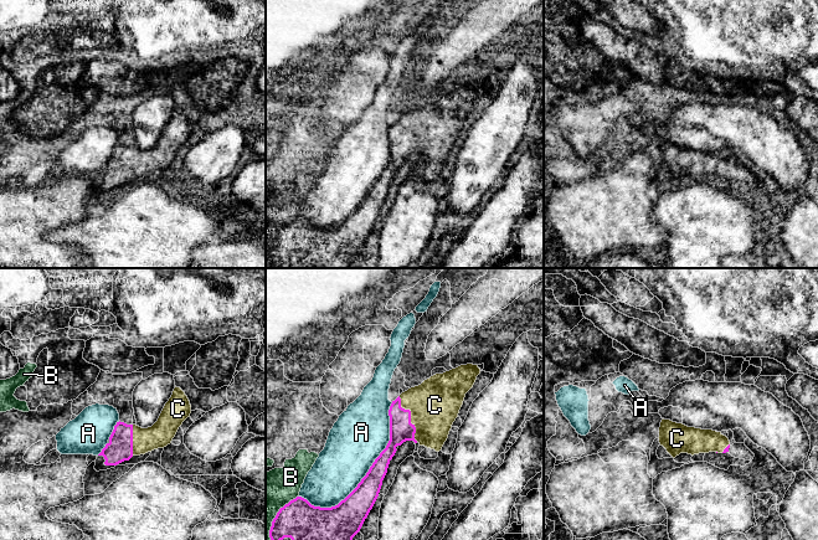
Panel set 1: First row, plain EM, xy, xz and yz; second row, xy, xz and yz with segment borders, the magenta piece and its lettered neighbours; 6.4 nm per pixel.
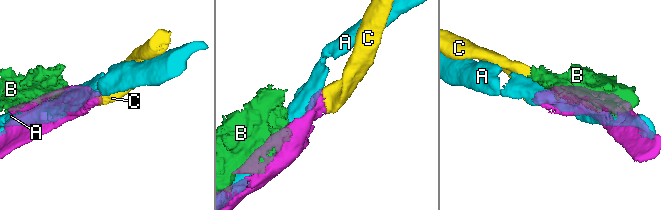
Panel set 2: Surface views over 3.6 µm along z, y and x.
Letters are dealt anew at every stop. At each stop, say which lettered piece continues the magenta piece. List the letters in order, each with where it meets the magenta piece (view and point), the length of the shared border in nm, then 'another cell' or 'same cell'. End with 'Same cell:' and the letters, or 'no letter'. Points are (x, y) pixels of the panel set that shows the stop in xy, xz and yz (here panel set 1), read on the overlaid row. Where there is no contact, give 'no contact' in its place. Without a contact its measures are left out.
A: contact xz (366, 473); length 850 nm; another cell
B: contact xz (276, 515); length 340 nm; another cell
C: contact xz (410, 417); length 320 nm; same cell
Same cell: C

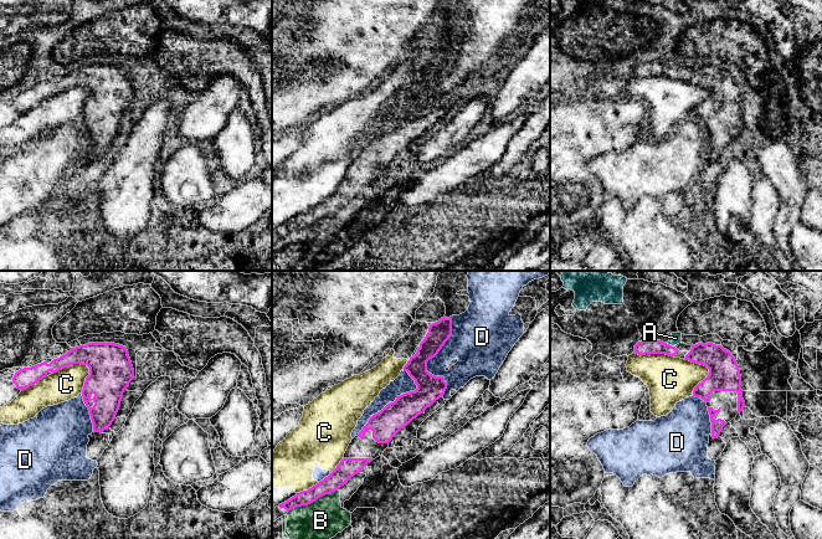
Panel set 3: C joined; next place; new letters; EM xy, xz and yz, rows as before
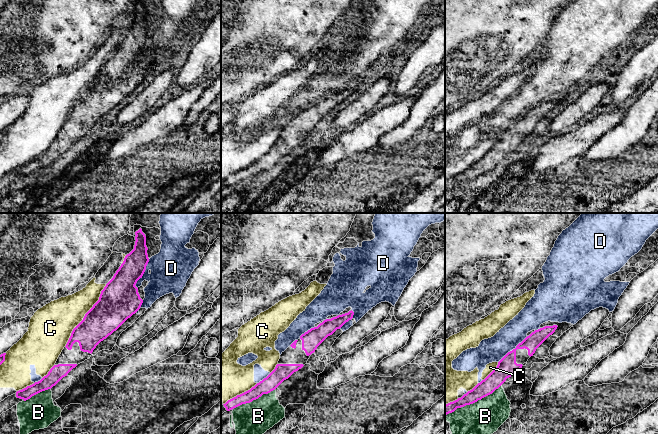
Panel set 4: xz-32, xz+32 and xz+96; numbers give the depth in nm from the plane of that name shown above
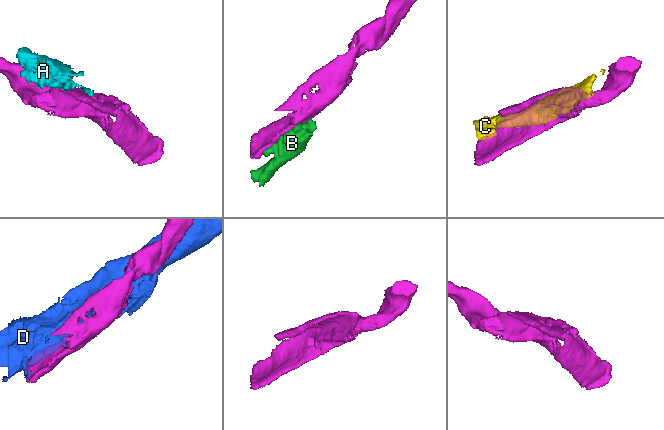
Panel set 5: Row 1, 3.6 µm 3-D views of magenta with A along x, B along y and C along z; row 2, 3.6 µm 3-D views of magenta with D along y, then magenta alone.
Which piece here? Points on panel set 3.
A: contact yz (668, 344); length 60 nm; another cell
B: contact xz (313, 501); length 360 nm; another cell
C: contact xy (71, 364); length 240 nm; another cell
D: contact xz (429, 359); length 500 nm; another cell
Same cell: no letter

